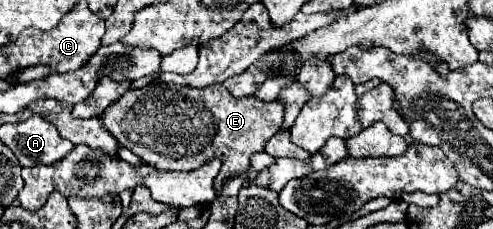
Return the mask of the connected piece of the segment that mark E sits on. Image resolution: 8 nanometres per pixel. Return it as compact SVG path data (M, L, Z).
M148 84L140 90L128 90L116 104L112 104L100 120L110 130L114 138L134 154L138 154L146 164L154 166L156 170L194 170L206 164L210 158L222 160L222 172L216 180L216 186L222 184L226 178L238 176L250 168L250 156L254 152L262 152L264 144L278 132L282 124L284 106L274 102L262 102L256 96L248 98L234 98L222 84L212 84L206 88L190 88L190 86L166 86L166 84Z

